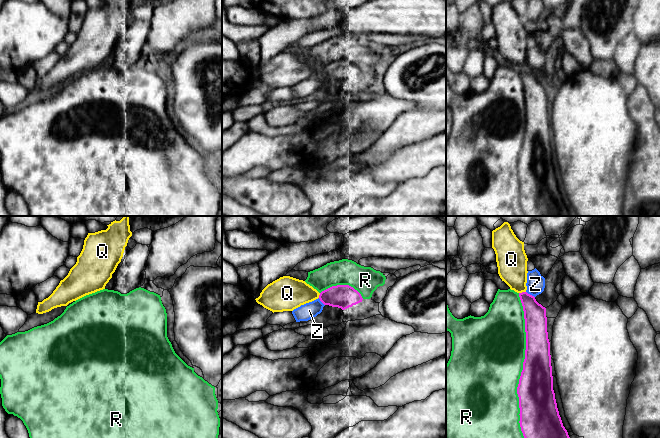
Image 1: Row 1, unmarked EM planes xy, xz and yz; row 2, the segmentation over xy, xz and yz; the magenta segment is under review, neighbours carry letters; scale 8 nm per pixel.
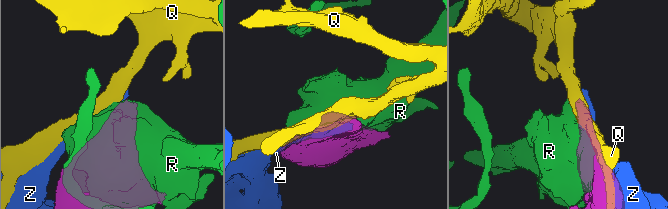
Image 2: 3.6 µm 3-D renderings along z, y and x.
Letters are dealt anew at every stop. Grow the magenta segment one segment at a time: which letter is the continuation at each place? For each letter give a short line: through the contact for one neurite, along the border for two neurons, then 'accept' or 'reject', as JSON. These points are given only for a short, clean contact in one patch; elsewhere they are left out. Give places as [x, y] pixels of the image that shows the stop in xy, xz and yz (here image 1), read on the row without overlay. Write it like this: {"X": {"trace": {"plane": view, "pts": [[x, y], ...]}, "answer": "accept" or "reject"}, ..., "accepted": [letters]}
{"Q": {"trace": {"plane": "yz", "pts": [[525, 67], [519, 69]]}, "answer": "reject"}, "R": {"answer": "reject"}, "Z": {"answer": "reject"}, "accepted": []}

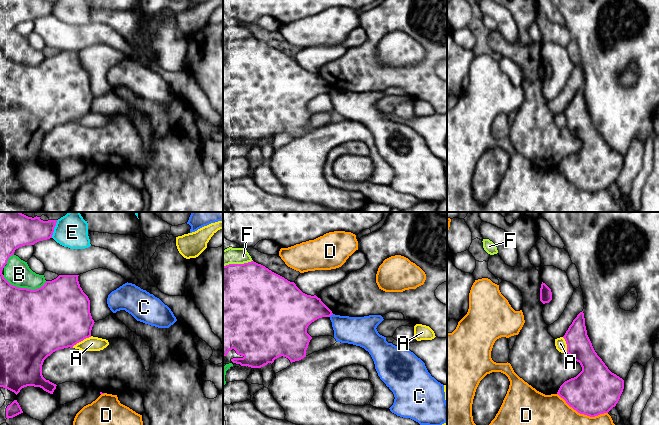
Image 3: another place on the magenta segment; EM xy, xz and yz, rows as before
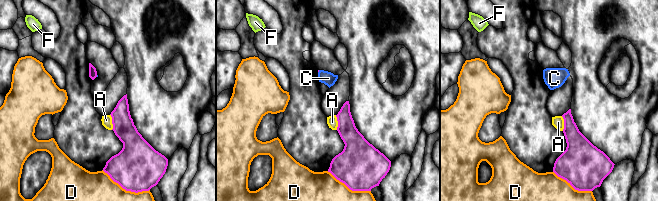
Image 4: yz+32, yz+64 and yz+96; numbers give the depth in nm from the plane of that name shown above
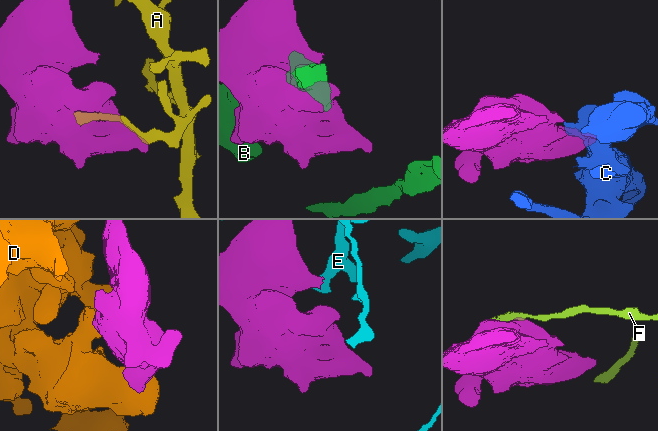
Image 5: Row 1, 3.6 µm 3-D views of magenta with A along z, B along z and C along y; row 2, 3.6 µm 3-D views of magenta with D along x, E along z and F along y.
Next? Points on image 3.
{"A": {"answer": "reject"}, "B": {"answer": "reject"}, "C": {"trace": {"plane": "xz", "pts": [[333, 90], [329, 92]]}, "answer": "reject"}, "D": {"answer": "reject"}, "E": {"trace": {"plane": "xy", "pts": [[56, 0], [51, 13]]}, "answer": "reject"}, "F": {"answer": "reject"}, "accepted": []}

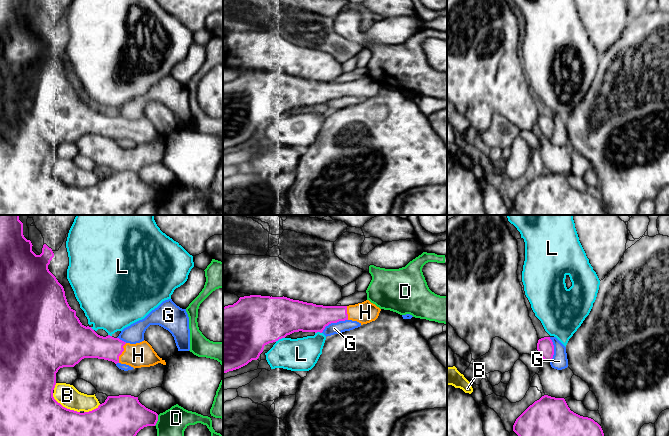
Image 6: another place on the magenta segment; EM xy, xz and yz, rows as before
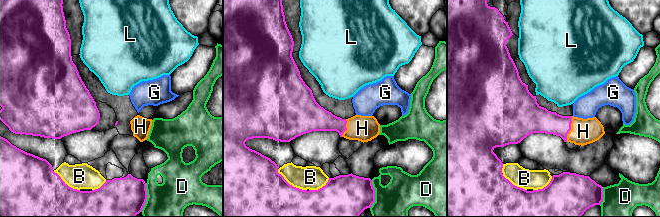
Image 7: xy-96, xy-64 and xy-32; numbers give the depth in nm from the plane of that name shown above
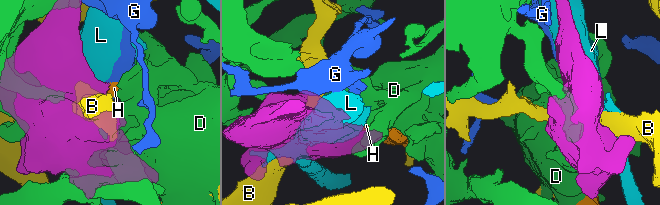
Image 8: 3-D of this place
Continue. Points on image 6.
{"B": {"answer": "reject"}, "D": {"answer": "reject"}, "G": {"trace": {"plane": "xz", "pts": [[347, 95], [331, 98], [321, 108]]}, "answer": "reject"}, "H": {"trace": {"plane": "xy", "pts": [[91, 121], [114, 125], [121, 129], [138, 131]]}, "answer": "accept"}, "L": {"answer": "reject"}, "accepted": ["H"]}

